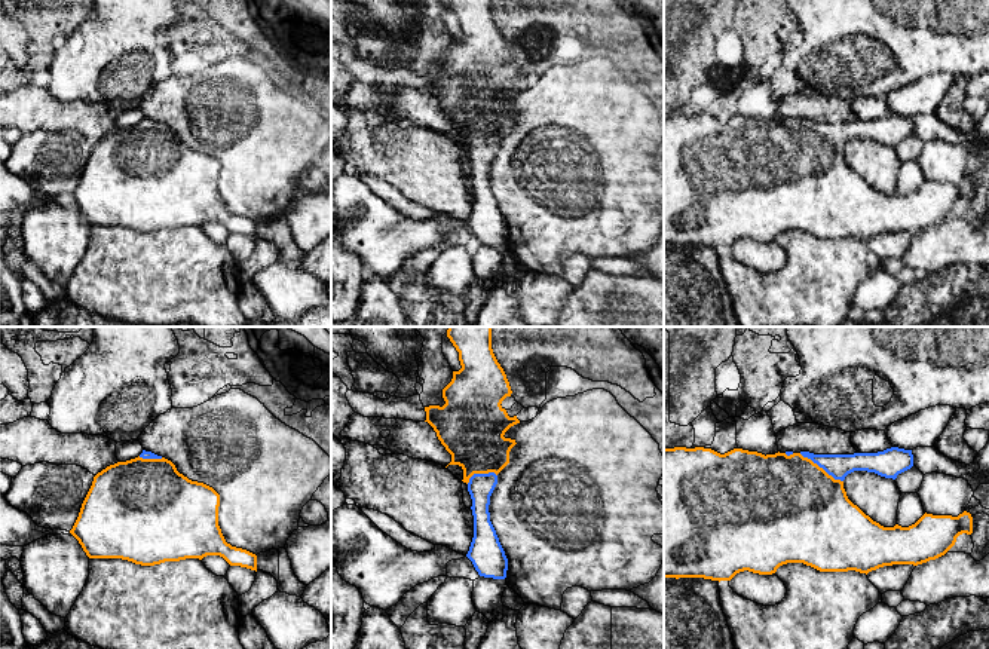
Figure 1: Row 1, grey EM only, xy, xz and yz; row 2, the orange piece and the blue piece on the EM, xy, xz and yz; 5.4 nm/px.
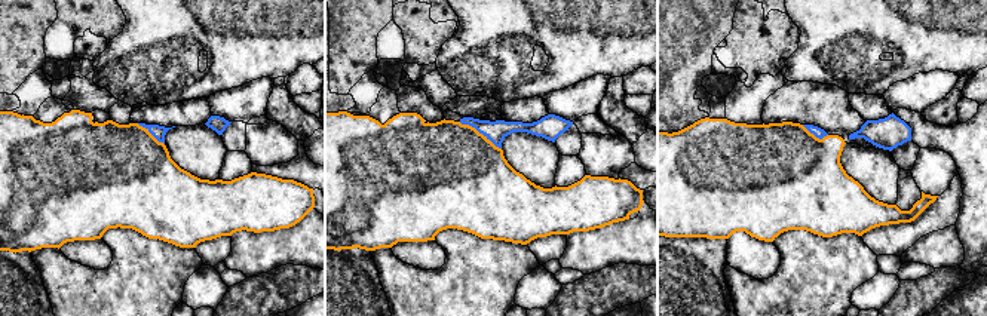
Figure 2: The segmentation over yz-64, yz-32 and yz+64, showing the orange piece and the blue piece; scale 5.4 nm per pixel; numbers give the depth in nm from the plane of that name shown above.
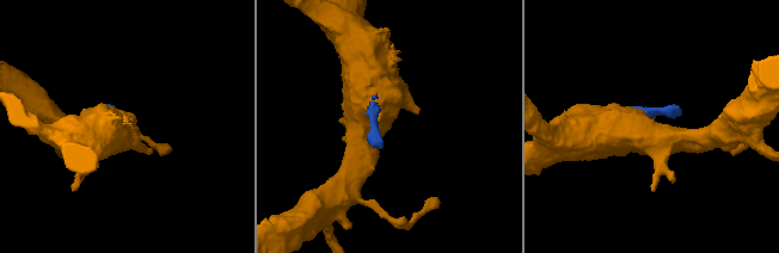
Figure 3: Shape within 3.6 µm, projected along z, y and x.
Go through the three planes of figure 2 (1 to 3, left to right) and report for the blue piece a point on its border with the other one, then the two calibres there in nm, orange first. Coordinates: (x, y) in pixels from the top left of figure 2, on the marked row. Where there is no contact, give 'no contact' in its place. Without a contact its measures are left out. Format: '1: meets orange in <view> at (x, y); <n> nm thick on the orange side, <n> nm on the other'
1: meets orange in yz-64 at (149, 132); 500 nm thick on the orange side, 70 nm on the other
2: meets orange in yz-32 at (478, 132); 500 nm thick on the orange side, 110 nm on the other
3: meets orange in yz+64 at (814, 135); 500 nm thick on the orange side, 60 nm on the other

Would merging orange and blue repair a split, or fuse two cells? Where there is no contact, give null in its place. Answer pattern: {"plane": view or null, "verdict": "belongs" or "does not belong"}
{"plane": "yz", "verdict": "belongs"}

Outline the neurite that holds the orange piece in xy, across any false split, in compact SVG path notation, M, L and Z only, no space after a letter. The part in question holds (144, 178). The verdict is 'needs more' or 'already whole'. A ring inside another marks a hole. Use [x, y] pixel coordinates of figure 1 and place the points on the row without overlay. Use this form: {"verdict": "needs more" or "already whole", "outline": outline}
{"verdict": "needs more", "outline": "M151 119L107 134L94 144L70 200L89 226L122 226L141 233L220 223L230 233L257 239L257 223L226 209L218 193L220 162L192 149Z"}

